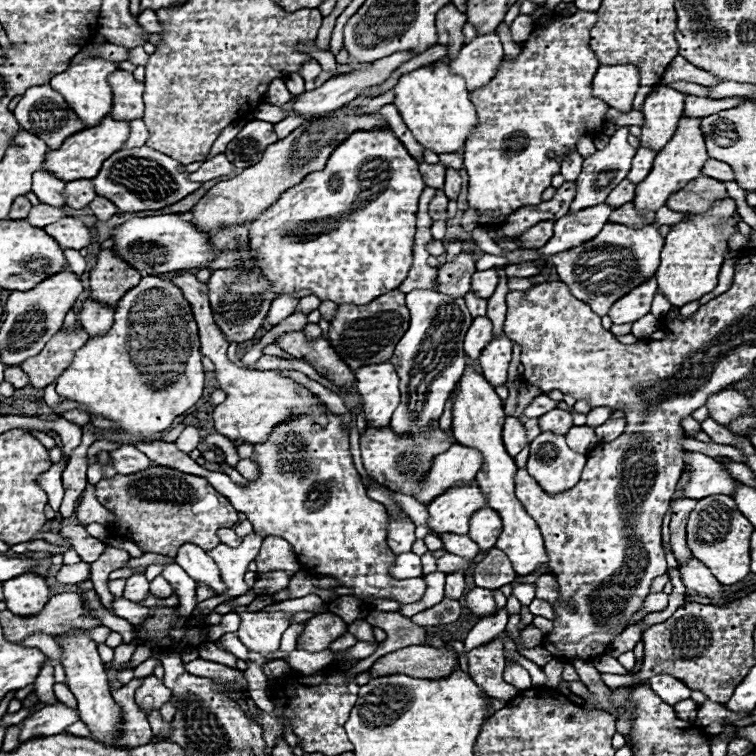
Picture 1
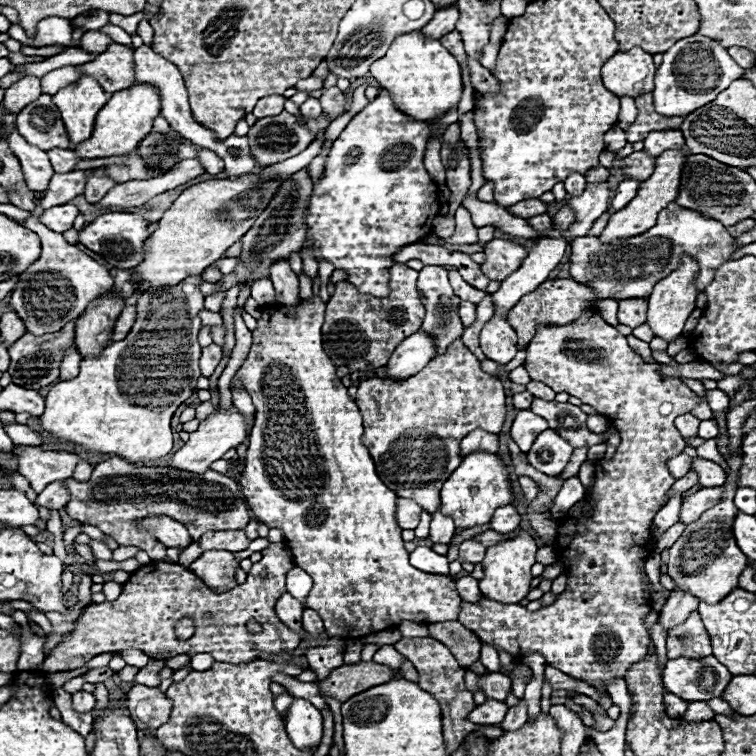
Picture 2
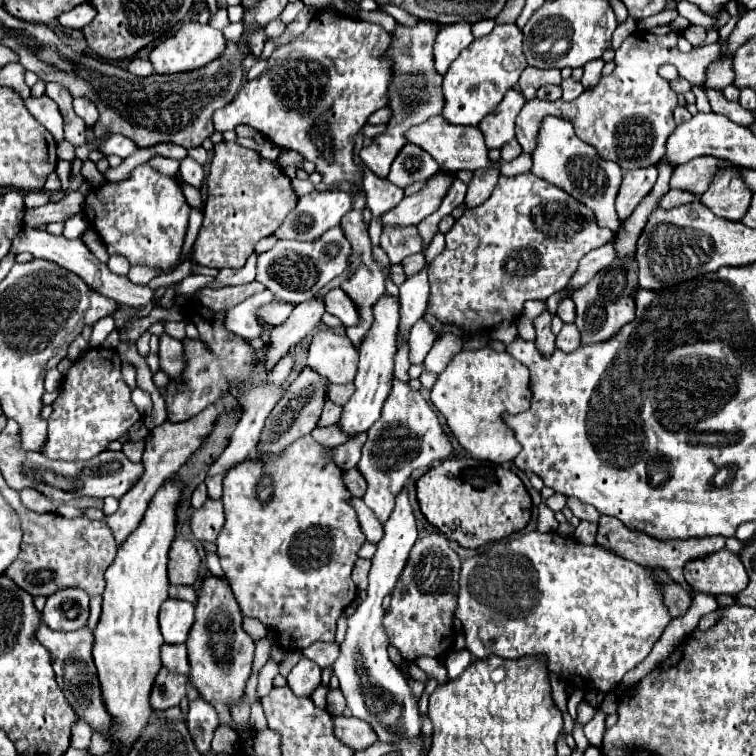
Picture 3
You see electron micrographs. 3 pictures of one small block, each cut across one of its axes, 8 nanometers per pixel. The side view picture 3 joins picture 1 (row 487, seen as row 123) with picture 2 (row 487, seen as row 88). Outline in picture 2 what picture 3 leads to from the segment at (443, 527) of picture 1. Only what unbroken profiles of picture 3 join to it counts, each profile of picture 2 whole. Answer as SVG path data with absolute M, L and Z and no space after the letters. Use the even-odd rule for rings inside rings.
M474 452L462 460L462 464L454 470L454 474L446 480L442 488L442 514L454 520L456 528L476 528L480 524L490 522L496 508L512 502L510 478L506 472L506 464L498 454Z

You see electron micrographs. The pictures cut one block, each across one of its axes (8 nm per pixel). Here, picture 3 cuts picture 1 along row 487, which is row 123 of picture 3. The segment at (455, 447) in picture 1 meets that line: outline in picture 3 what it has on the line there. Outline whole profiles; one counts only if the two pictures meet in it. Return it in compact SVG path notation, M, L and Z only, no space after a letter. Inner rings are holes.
M434 116L418 126L412 126L408 132L408 142L414 142L418 146L422 146L444 170L450 172L458 172L458 170L480 170L486 168L490 164L488 160L488 148L484 144L482 132L476 126L456 126L450 124L446 118Z

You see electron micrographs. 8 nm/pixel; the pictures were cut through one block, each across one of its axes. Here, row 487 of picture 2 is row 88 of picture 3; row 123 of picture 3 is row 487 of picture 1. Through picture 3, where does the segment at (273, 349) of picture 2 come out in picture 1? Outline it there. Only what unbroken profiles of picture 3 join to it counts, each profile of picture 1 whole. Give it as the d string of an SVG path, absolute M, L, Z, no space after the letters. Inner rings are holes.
M326 404L320 406L326 416L328 424L320 426L312 422L310 414L302 414L298 418L286 420L274 428L264 444L256 444L256 464L260 468L258 480L246 482L246 486L234 484L228 474L222 472L208 472L204 470L204 478L226 496L234 508L252 522L254 532L260 536L280 536L288 540L298 554L300 564L316 576L332 576L342 586L352 590L352 596L368 602L376 598L396 600L400 604L414 604L420 602L426 592L424 578L414 580L394 580L390 576L390 564L394 562L394 552L388 548L388 522L390 516L384 504L368 498L366 486L360 482L360 474L354 468L348 430L342 424L342 416L328 410Z

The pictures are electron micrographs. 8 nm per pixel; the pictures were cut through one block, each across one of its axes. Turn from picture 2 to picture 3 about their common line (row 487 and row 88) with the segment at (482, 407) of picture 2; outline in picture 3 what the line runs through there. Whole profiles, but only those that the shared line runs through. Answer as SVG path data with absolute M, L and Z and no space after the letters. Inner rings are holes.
M418 20L414 26L404 26L404 24L396 22L396 28L392 32L392 42L384 54L386 58L392 60L392 80L390 80L390 88L388 88L388 108L392 110L392 118L386 124L386 132L376 136L374 142L368 148L362 148L362 152L360 152L360 158L364 160L364 164L380 178L388 176L390 164L394 162L398 150L408 142L406 130L412 124L426 122L430 116L436 116L442 112L444 76L436 72L434 54L432 54L432 44L434 44L438 30L440 30L438 24Z

